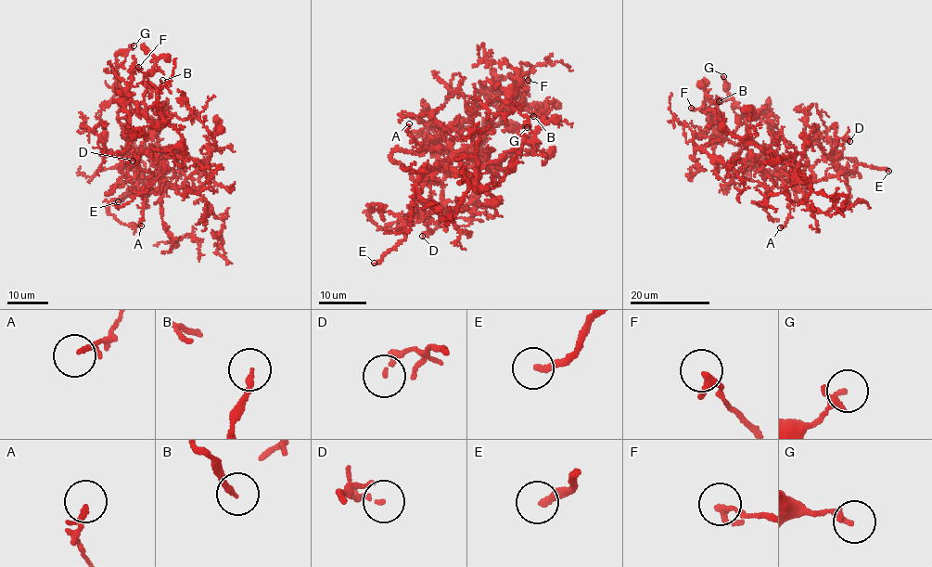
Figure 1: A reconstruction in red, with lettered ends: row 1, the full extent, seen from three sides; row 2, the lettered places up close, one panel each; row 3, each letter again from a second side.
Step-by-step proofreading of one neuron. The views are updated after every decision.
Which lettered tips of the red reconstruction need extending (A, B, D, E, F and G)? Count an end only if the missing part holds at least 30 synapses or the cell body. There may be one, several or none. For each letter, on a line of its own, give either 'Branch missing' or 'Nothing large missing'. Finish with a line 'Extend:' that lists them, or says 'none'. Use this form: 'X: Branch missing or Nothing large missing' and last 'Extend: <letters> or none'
A: Nothing large missing
B: Nothing large missing
D: Nothing large missing
E: Branch missing
F: Nothing large missing
G: Nothing large missing
Extend: E

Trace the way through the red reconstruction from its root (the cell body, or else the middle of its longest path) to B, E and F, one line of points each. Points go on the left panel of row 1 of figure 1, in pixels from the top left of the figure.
B: (146, 192), (138, 186), (139, 156), (124, 153), (118, 119), (131, 116), (148, 86), (159, 89), (162, 80)
E: (146, 192), (147, 193), (143, 195), (135, 193), (136, 189), (118, 201)
F: (146, 192), (138, 186), (139, 156), (124, 153), (118, 121), (143, 103), (148, 84), (138, 67)

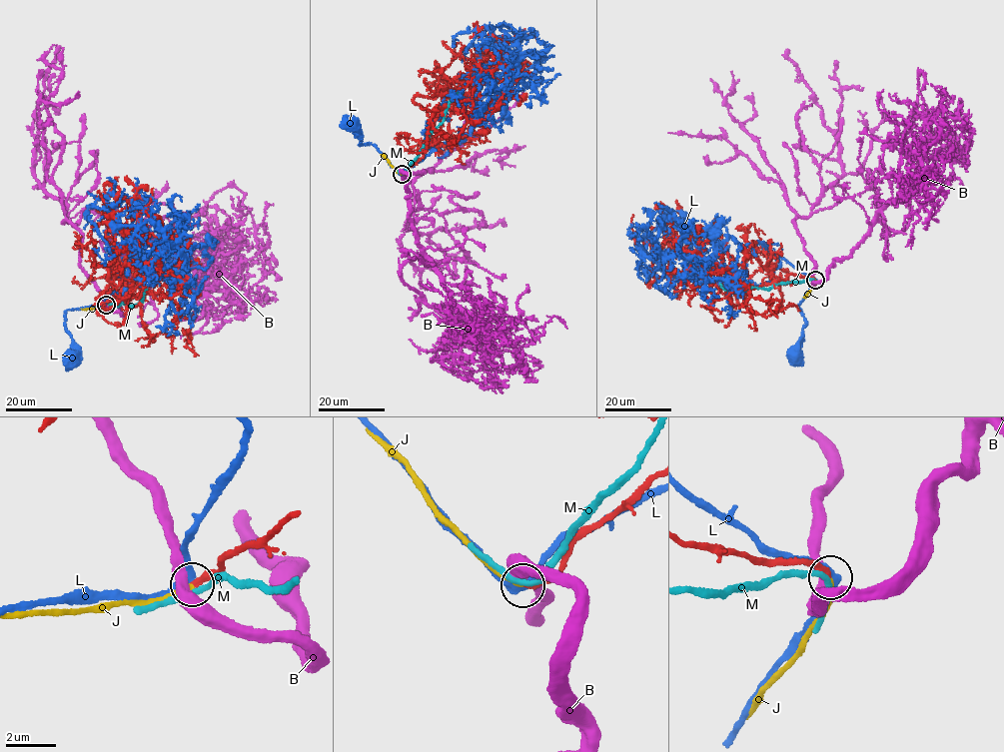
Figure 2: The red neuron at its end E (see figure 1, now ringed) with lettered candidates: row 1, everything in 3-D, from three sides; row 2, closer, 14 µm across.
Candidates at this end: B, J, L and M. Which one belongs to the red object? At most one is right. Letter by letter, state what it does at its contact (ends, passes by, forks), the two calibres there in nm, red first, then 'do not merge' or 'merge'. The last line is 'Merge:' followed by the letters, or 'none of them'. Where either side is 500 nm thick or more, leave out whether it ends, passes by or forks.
B: it passes by; calibres 240 and 420 nm; do not merge
J: it ends; calibres 240 and 260 nm; merge
L: it passes by; calibres 280 and 280 nm; do not merge
M: it passes by; calibres 280 and 200 nm; do not merge
Merge: J

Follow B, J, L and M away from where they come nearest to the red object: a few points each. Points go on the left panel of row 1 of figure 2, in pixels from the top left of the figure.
B: (105, 305), (124, 315), (114, 297), (130, 291), (138, 251), (209, 228), (144, 201)
J: (107, 305), (79, 309)
L: (107, 305), (67, 311), (65, 322), (72, 338), (72, 350), (69, 356)
M: (107, 306), (138, 304), (146, 288)

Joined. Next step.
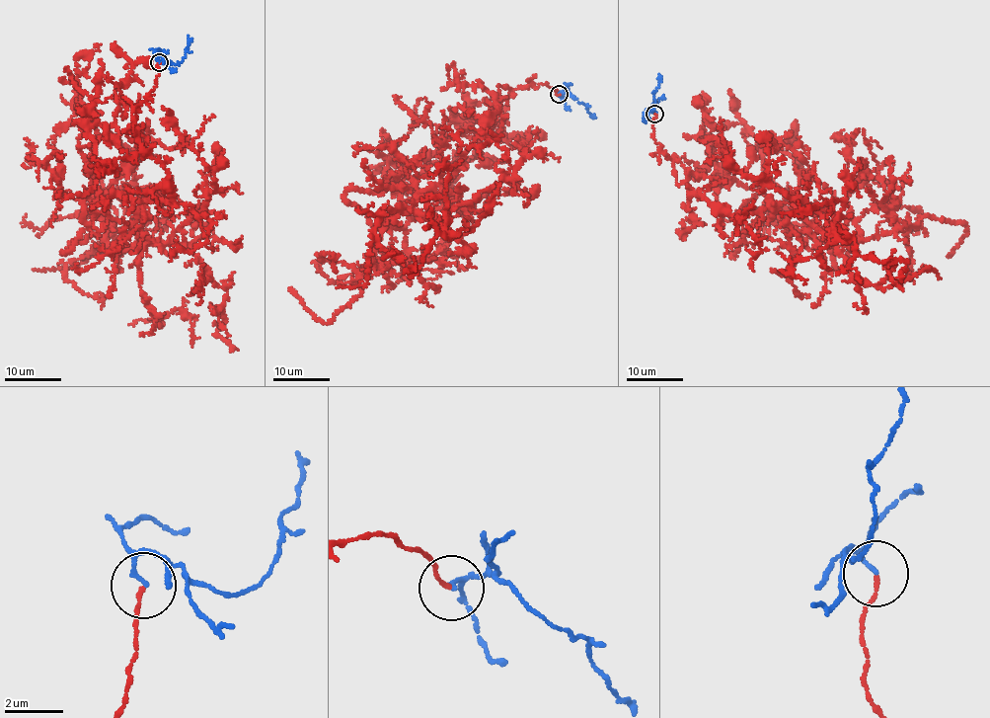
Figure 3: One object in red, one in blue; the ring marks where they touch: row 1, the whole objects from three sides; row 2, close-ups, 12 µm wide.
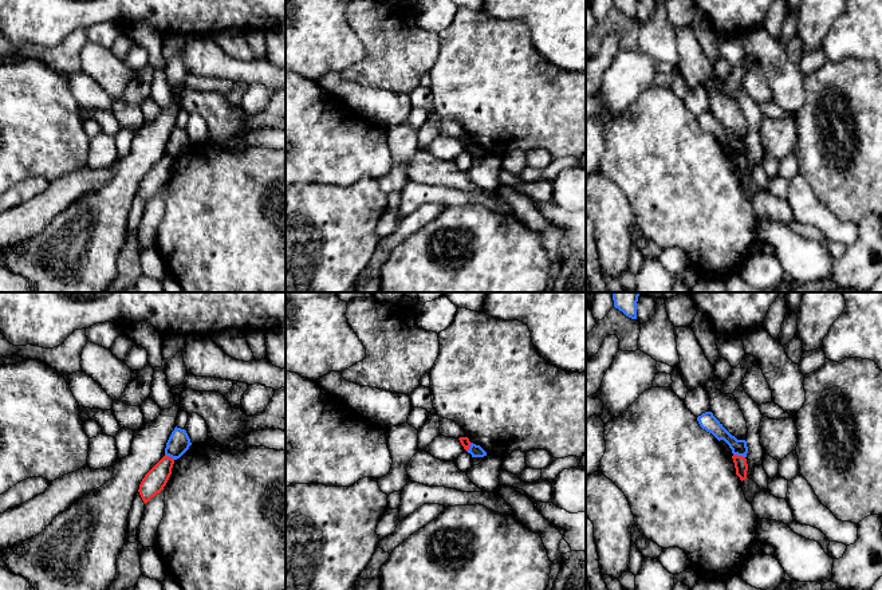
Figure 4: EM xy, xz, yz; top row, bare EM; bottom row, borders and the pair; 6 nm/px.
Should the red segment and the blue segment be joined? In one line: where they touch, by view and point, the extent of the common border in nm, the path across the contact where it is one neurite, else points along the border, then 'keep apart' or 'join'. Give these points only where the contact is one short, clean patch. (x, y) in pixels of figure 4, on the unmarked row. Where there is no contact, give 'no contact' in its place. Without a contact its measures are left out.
contact yz (739, 156); length 80 nm; border yz (733, 153), (744, 157); keep apart

